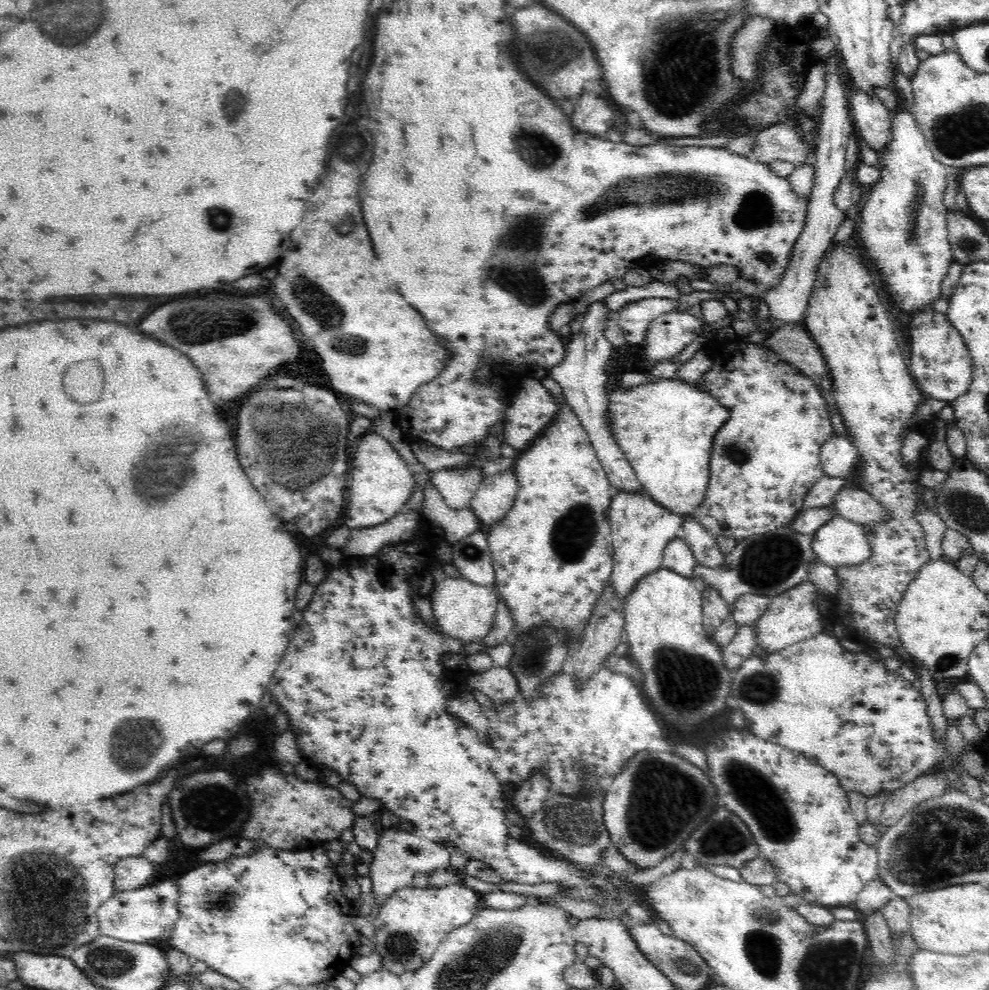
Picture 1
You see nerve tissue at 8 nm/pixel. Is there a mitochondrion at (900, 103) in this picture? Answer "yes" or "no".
no

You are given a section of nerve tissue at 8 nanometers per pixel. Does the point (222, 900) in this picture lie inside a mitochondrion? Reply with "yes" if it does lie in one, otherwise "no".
yes

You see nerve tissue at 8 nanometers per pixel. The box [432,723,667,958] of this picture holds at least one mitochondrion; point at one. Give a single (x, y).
(578, 826)

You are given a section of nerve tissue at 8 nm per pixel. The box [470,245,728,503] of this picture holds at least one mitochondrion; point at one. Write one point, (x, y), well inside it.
(520, 285)

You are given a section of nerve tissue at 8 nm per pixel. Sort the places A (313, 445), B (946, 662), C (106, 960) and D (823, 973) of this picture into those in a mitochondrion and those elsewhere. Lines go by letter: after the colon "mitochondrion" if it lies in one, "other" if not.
A: mitochondrion
B: mitochondrion
C: mitochondrion
D: mitochondrion

